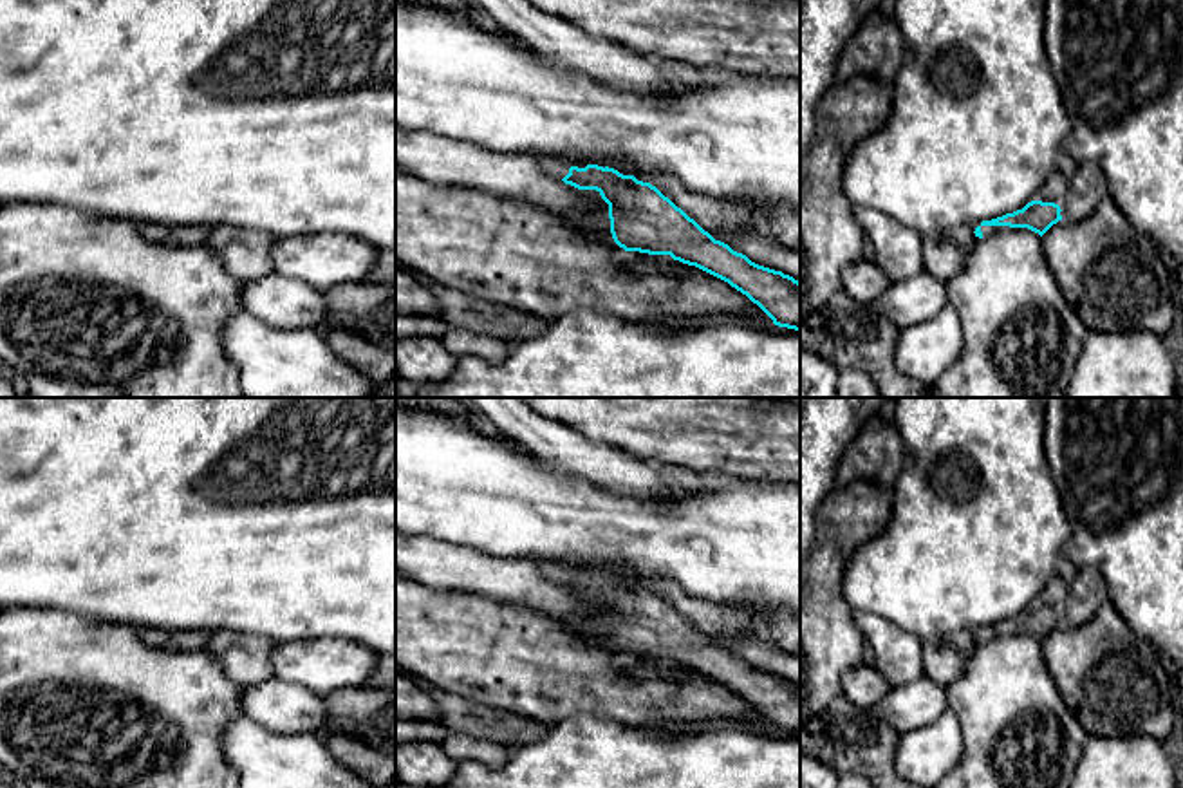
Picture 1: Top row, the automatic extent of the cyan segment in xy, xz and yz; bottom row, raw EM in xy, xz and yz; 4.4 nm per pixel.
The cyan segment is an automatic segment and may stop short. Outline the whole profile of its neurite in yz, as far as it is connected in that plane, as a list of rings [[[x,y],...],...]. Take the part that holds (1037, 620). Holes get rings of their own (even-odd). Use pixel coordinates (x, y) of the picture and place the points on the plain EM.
[[[1031,605],[1022,614],[972,629],[975,642],[986,643],[1010,633],[1028,633],[1040,642],[1064,624],[1064,609]]]

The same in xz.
[[[540,560],[542,575],[578,595],[596,595],[609,609],[609,620],[587,620],[585,633],[591,638],[610,636],[614,647],[625,656],[648,660],[670,660],[688,671],[695,671],[746,699],[778,732],[800,736],[800,687],[782,676],[751,667],[746,660],[733,656],[728,649],[715,645],[668,602],[650,587],[623,580],[607,569],[585,569],[558,560]]]

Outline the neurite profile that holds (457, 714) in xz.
[[[424,685],[424,690],[437,703],[441,723],[450,732],[489,739],[509,750],[538,741],[547,732],[545,725],[520,714],[479,705],[432,685]]]

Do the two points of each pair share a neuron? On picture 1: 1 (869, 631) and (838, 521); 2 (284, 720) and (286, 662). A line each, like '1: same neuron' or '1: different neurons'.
1: different neurons
2: different neurons

